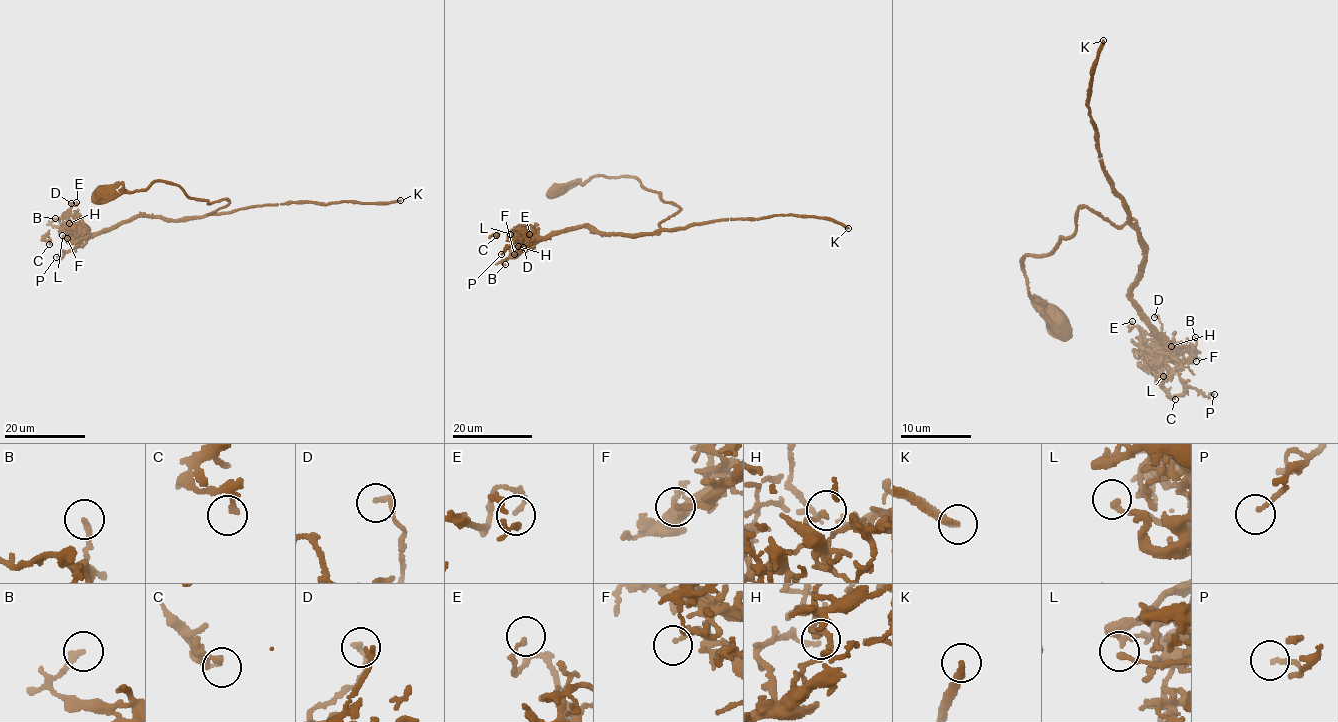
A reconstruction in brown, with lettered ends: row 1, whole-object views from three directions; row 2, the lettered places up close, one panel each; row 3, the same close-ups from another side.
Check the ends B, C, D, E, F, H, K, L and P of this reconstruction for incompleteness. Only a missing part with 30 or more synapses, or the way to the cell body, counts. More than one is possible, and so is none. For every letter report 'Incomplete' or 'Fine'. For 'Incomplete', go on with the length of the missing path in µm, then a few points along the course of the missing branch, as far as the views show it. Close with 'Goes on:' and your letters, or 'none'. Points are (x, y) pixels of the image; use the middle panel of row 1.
B: Fine
C: Fine
D: Fine
E: Fine
F: Fine
H: Fine
K: Incomplete. Missing length about 15 µm
L: Fine
P: Fine
Goes on: K

